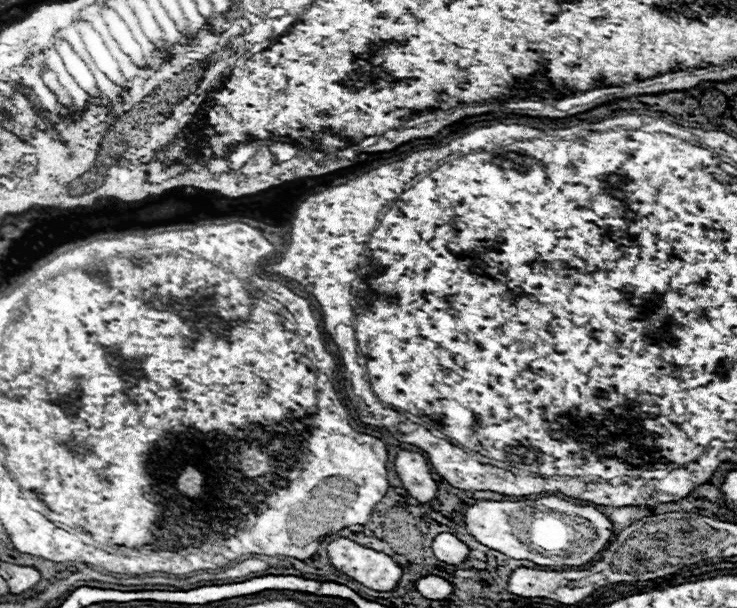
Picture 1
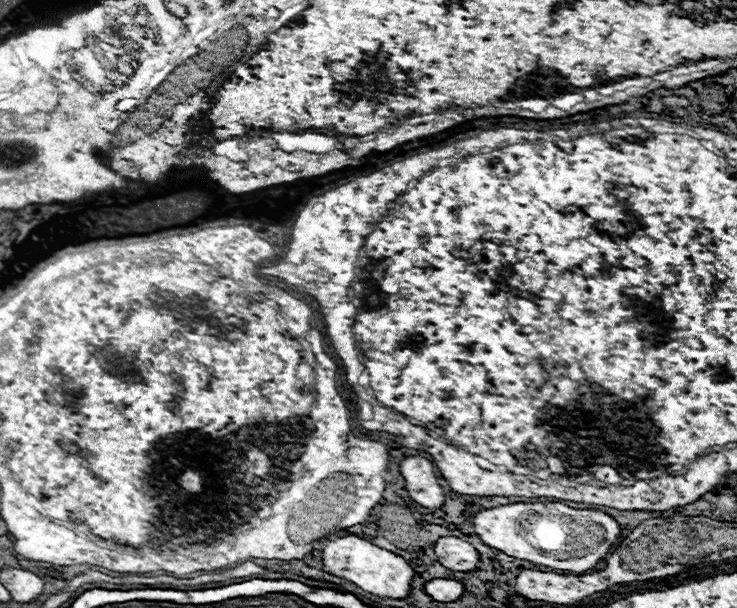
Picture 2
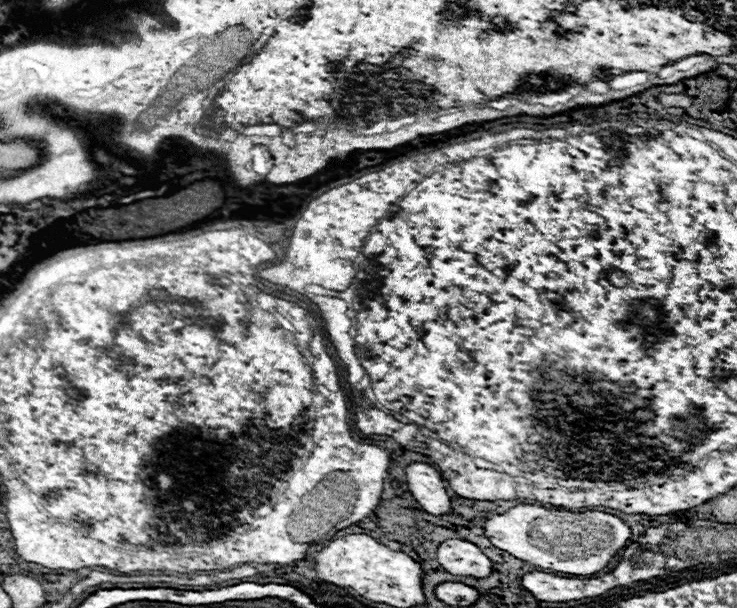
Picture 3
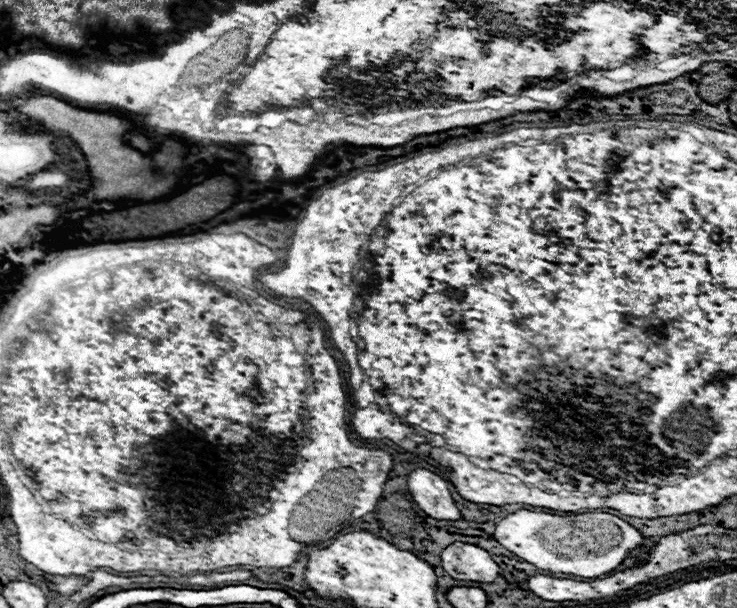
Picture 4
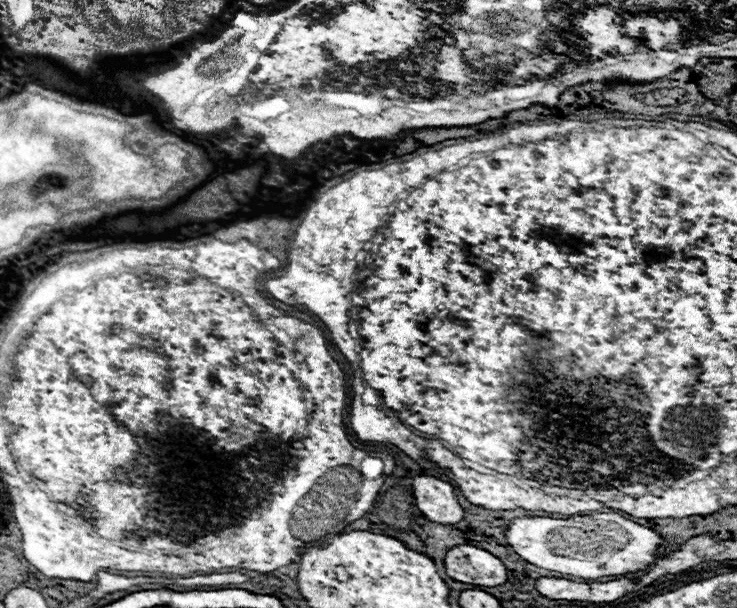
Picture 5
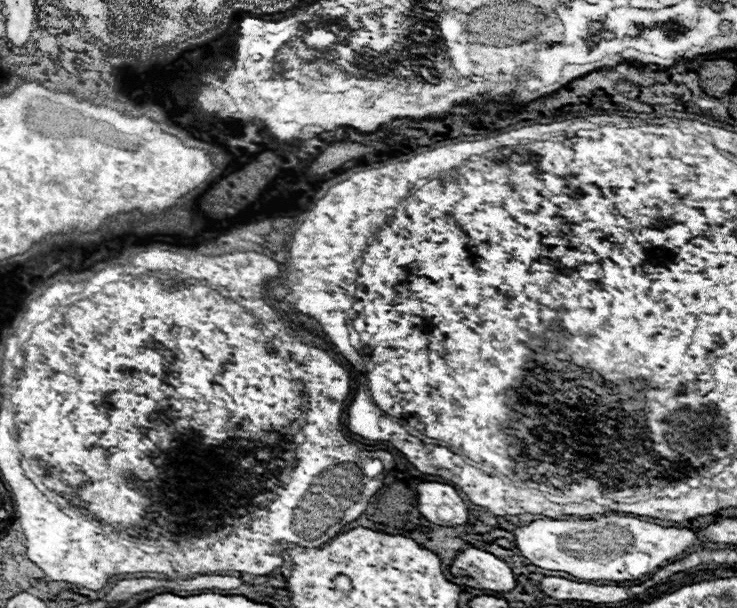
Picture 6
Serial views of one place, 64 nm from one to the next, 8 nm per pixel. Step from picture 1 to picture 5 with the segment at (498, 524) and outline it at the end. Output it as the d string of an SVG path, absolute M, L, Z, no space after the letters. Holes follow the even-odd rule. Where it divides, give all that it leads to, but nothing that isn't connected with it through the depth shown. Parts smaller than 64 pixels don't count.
M596 512L596 518L570 516L566 520L550 516L522 516L508 522L504 538L506 544L512 546L512 550L526 562L544 570L588 580L646 570L656 560L660 546L660 536L648 526L640 526L614 512Z

